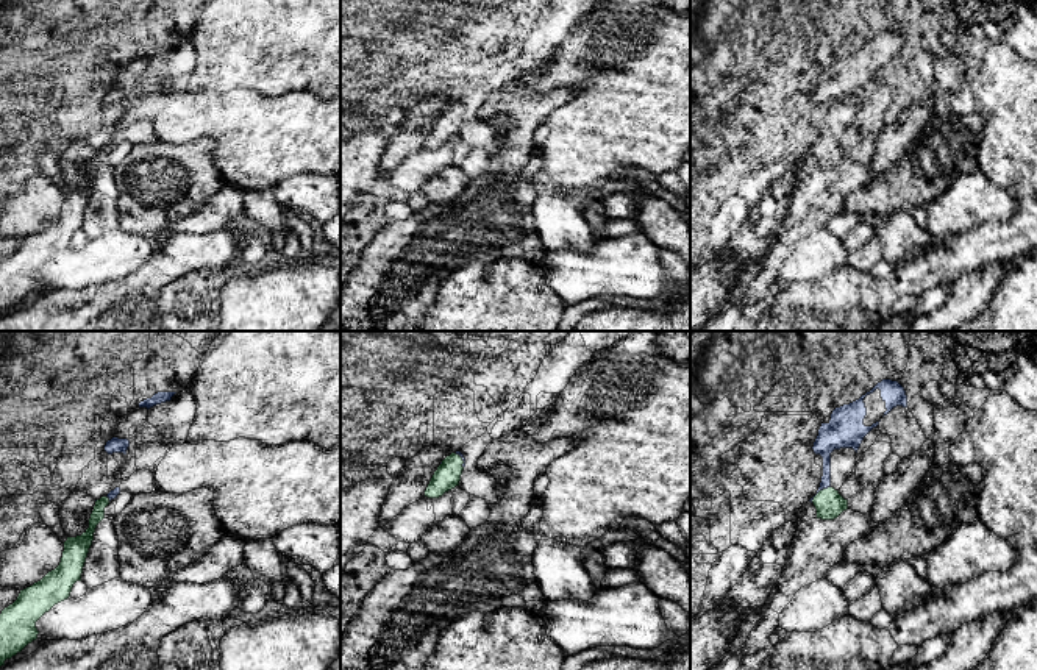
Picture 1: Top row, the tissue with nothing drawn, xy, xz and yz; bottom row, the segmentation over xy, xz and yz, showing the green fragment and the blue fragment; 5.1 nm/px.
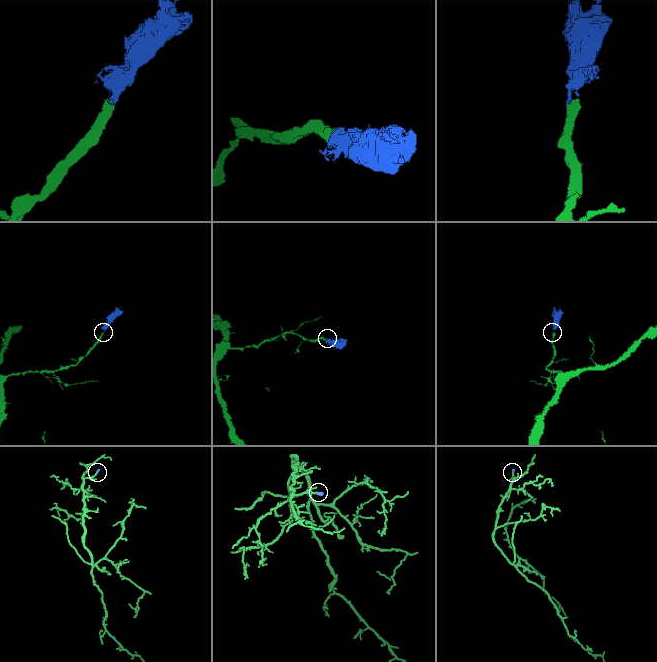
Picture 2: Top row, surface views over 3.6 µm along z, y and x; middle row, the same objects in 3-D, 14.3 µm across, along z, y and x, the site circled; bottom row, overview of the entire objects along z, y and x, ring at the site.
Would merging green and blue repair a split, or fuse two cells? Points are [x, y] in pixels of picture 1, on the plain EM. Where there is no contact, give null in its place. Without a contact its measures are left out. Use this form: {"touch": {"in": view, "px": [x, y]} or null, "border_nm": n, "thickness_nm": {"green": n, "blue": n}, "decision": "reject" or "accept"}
{"touch": {"in": "yz", "px": [819, 142]}, "border_nm": 130, "thickness_nm": {"green": 150, "blue": 110}, "decision": "accept"}

